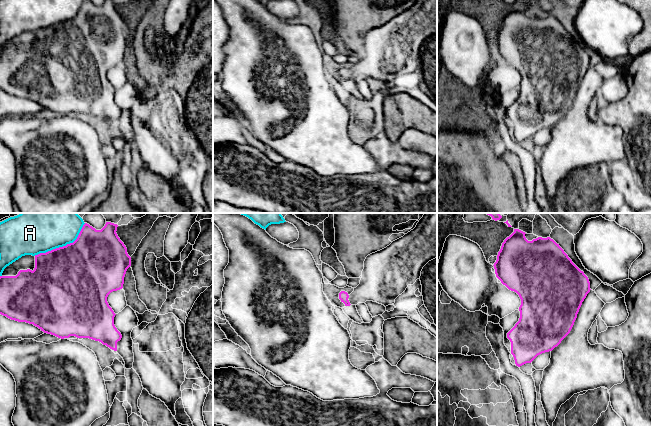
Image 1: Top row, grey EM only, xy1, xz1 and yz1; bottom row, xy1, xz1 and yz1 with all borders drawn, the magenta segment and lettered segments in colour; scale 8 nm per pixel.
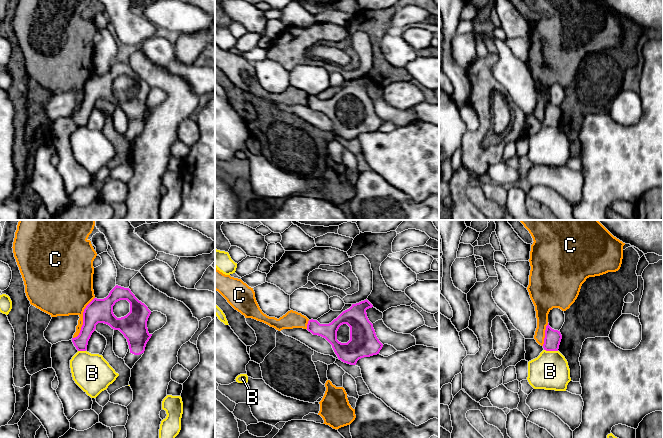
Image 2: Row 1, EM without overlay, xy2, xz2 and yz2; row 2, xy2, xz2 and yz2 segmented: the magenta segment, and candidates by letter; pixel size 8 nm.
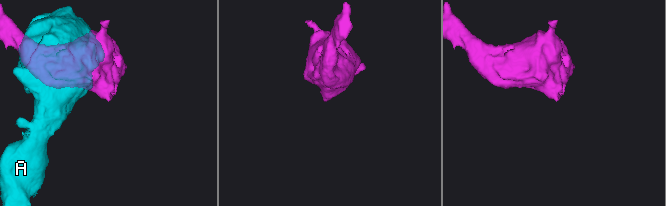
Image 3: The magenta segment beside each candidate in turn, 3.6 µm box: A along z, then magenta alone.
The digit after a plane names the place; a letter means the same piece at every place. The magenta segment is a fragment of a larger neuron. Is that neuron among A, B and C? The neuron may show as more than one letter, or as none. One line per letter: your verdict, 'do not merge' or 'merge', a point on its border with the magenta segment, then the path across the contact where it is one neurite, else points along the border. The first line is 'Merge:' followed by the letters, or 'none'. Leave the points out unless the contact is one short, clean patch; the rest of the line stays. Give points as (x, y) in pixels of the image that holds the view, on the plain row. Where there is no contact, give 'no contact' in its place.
Merge: none
A: do not merge; meets magenta in xy1 at (63, 22)
B: do not merge; meets magenta in yz2 at (551, 126)
C: do not merge; meets magenta in xy2 at (83, 94); border along xy2 (94, 73), (84, 85), (83, 100), (80, 108), (73, 114)

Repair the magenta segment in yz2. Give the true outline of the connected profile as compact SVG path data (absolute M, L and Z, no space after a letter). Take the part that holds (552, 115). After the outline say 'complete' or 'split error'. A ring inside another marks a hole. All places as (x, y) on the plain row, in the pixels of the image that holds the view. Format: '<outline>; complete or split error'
M548 101L545 106L545 114L543 124L546 127L558 127L562 115L560 107L554 106Z; complete

